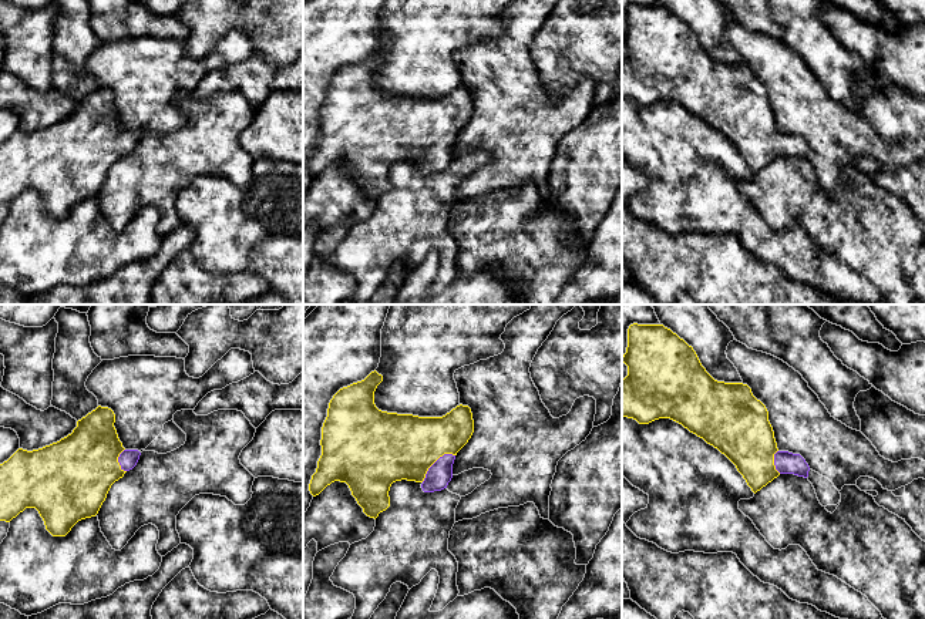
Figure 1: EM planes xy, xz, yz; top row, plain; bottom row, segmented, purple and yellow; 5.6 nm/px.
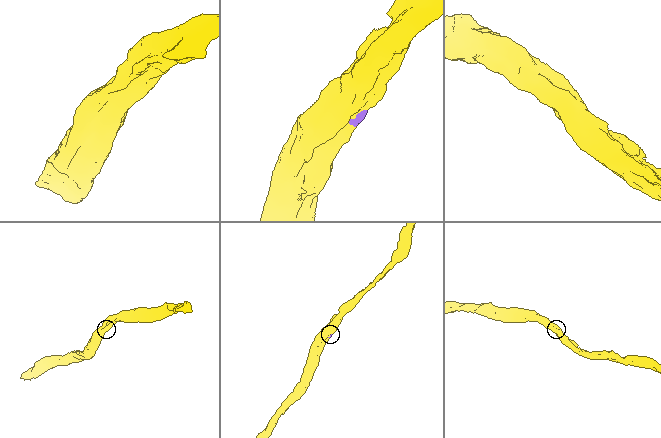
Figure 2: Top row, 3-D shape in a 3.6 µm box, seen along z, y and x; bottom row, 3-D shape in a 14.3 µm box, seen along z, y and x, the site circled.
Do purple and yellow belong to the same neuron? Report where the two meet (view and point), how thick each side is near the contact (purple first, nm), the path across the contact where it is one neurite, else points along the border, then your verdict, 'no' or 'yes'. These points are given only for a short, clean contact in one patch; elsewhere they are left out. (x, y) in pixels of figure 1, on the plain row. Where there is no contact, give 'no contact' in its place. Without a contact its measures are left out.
xz (434, 144) | 140/380 nm | across xz (439, 157), (434, 151), (434, 144), (420, 130), (393, 128) | yes

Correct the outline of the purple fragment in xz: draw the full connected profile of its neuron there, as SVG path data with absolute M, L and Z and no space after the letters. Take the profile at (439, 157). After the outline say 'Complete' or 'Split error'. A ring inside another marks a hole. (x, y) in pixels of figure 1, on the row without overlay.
M374 51L333 77L322 108L322 137L309 165L310 175L316 178L334 162L346 164L363 194L374 201L390 188L388 172L396 162L420 164L424 174L447 169L455 137L474 114L471 90L462 85L443 98L379 91L374 73L381 63L383 57Z. Split error

